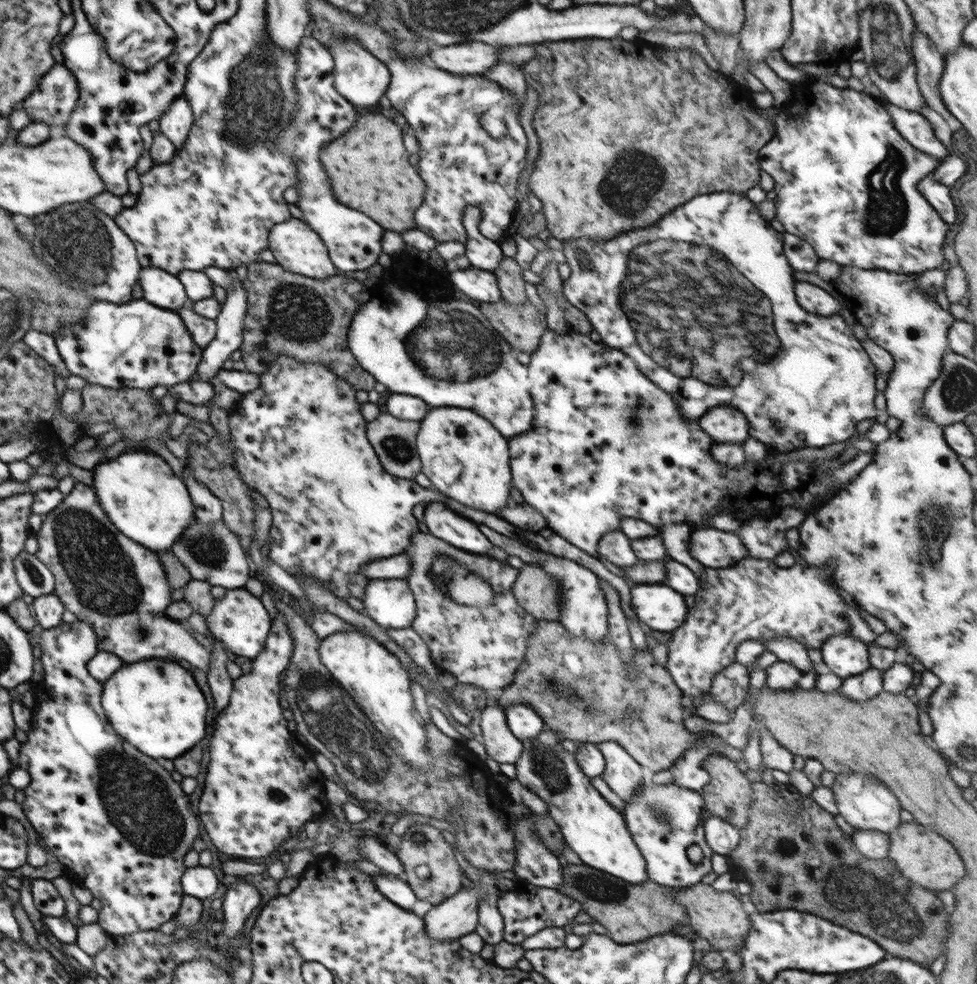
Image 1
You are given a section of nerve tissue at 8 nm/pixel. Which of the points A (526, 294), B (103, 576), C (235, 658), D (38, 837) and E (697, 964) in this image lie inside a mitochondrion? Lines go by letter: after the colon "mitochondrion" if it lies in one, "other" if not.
A: other
B: mitochondrion
C: other
D: other
E: other

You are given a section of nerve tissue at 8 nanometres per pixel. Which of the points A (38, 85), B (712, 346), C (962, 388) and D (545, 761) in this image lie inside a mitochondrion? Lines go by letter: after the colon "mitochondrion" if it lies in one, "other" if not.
A: other
B: mitochondrion
C: mitochondrion
D: mitochondrion

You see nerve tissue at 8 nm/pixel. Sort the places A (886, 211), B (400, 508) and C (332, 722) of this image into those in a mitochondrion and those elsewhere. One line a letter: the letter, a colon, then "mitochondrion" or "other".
A: mitochondrion
B: other
C: mitochondrion

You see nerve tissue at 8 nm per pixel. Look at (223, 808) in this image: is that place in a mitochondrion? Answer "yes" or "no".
no

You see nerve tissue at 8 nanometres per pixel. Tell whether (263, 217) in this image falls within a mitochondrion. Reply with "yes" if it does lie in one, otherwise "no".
no

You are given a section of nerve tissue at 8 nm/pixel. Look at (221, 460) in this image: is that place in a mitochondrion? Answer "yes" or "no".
no

